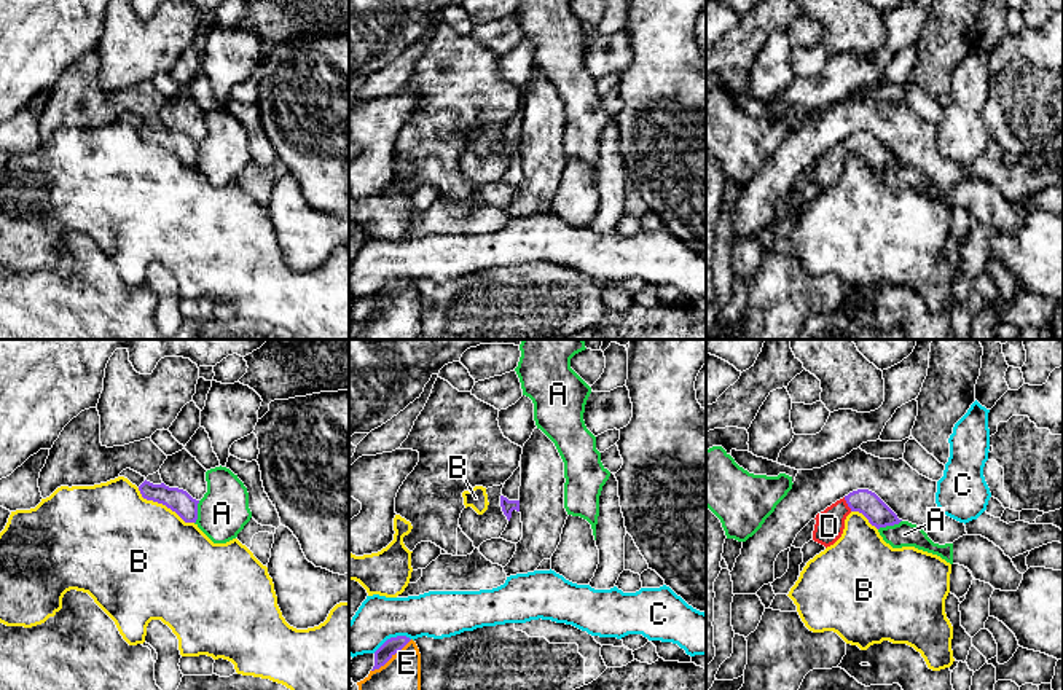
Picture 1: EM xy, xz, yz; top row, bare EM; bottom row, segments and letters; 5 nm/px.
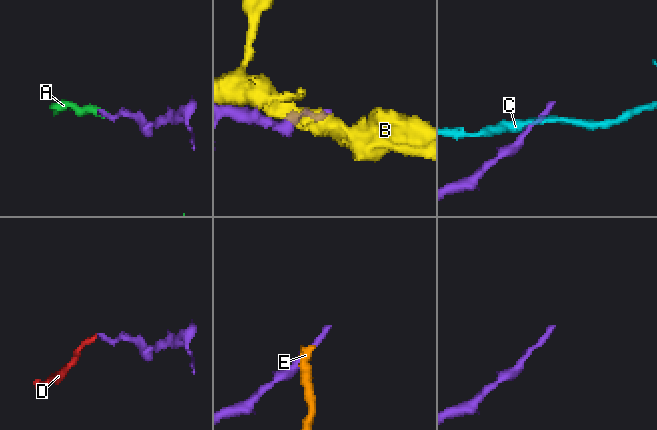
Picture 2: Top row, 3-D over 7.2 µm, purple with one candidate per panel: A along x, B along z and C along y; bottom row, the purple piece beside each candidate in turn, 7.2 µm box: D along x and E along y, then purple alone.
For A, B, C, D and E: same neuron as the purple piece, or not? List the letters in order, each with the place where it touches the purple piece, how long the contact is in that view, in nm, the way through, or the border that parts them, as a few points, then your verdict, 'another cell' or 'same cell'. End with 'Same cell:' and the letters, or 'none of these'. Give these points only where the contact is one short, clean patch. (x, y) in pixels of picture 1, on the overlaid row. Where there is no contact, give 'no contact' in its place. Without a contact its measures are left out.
A: contact yz (890, 525); length 130 nm; another cell
B: contact xy (164, 504); length 340 nm; another cell
C: contact xz (391, 638); length 200 nm; another cell
D: contact yz (847, 502); length 80 nm; way yz (869, 504), (847, 502), (829, 526); same cell
E: contact xz (391, 657); length 260 nm; border xz (411, 639), (372, 671); another cell
Same cell: D

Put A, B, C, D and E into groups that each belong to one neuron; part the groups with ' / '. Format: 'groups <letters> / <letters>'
groups A / B / C / D / E

